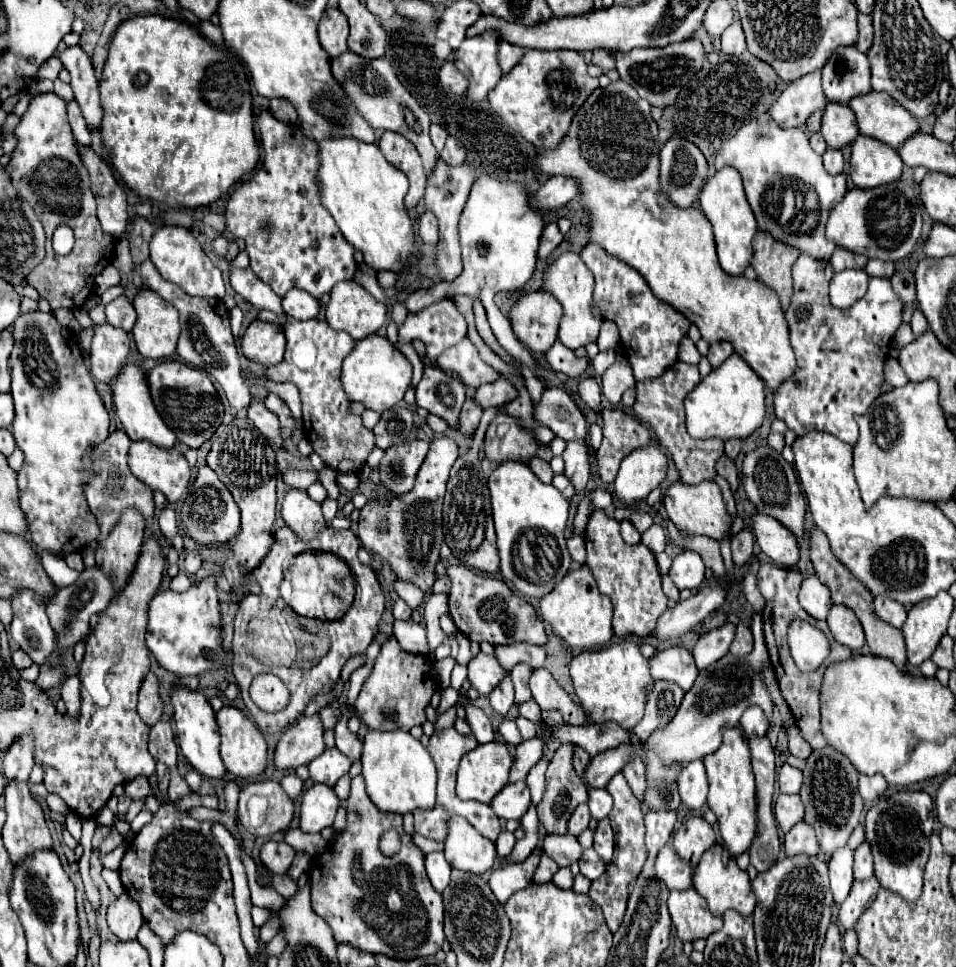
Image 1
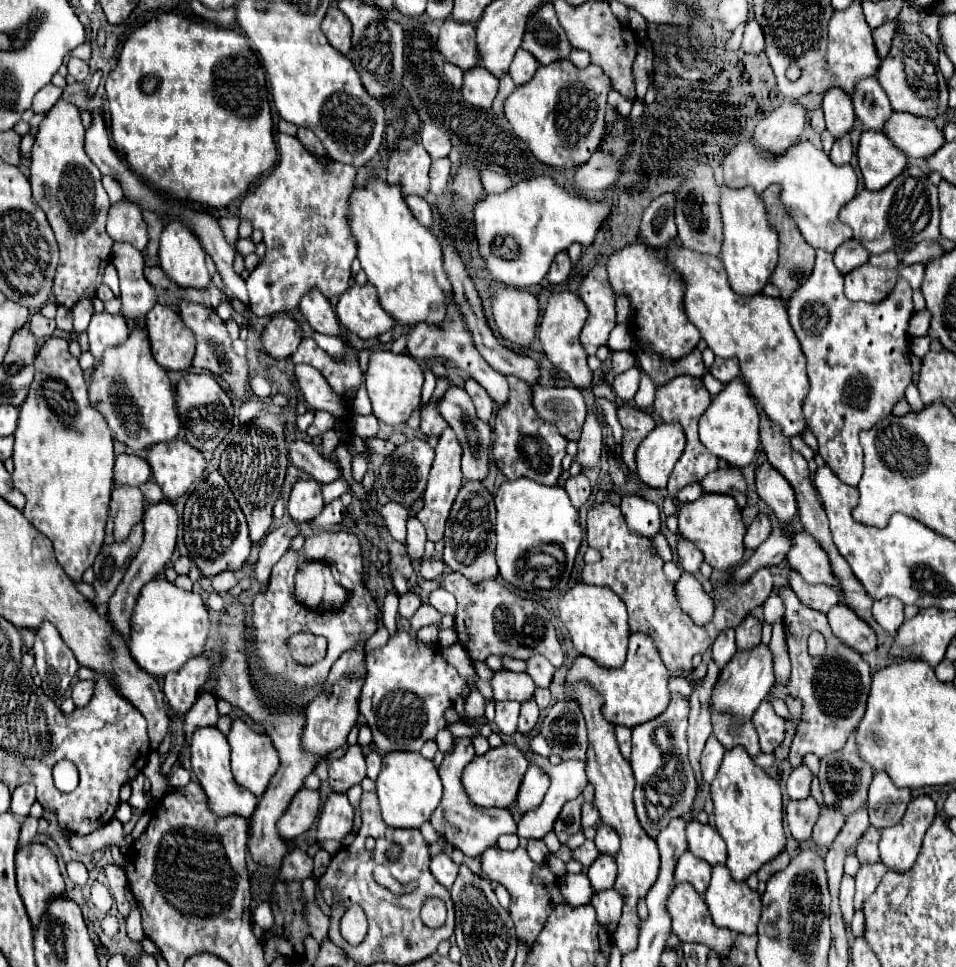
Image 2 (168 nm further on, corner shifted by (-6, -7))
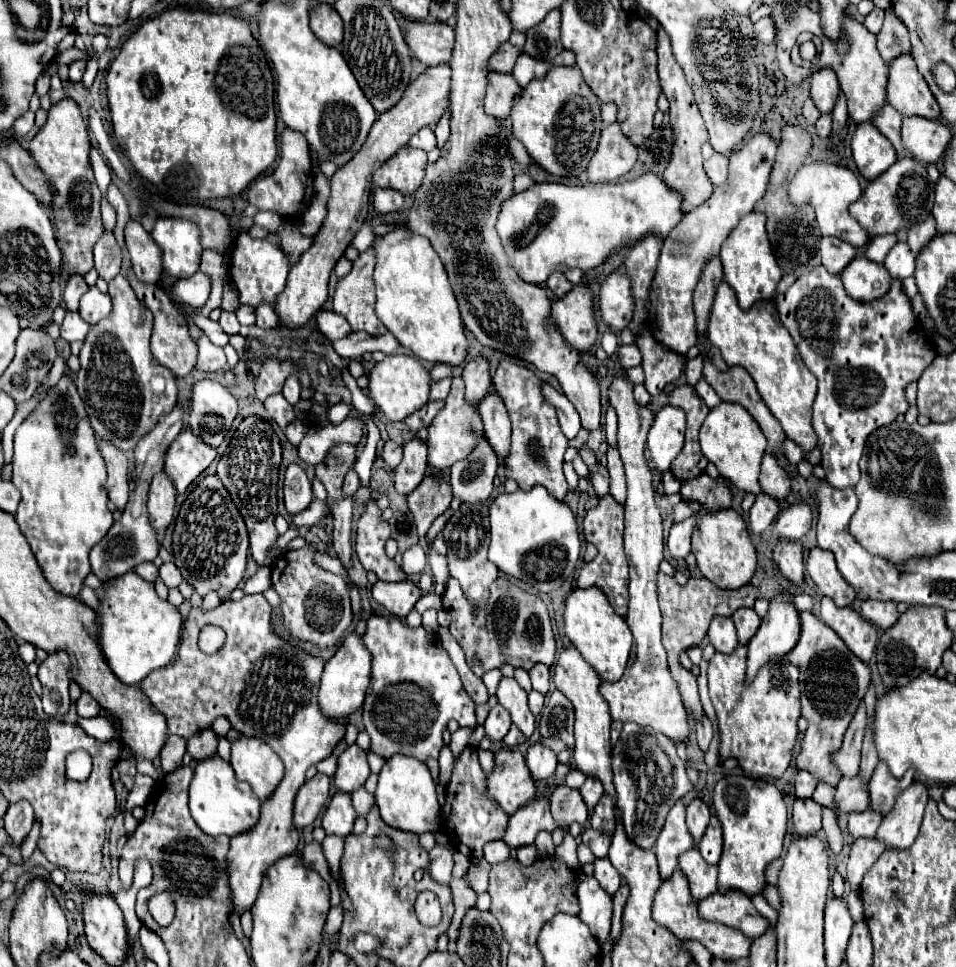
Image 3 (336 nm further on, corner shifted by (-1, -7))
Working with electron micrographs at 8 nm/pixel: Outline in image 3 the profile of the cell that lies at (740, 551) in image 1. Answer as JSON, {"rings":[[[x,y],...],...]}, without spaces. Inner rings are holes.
{"rings":[[[761,492],[749,514],[749,530],[757,536],[763,534],[775,522],[777,514],[779,514],[779,504]]]}

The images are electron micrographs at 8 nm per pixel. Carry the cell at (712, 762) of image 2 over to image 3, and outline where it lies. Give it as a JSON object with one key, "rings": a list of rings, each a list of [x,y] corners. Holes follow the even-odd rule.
{"rings":[[[703,718],[703,722],[699,722],[699,724],[697,724],[697,744],[699,744],[699,750],[703,752],[703,756],[705,756],[705,754],[707,754],[707,750],[709,750],[711,738],[713,738],[711,722],[709,722],[709,718]]]}

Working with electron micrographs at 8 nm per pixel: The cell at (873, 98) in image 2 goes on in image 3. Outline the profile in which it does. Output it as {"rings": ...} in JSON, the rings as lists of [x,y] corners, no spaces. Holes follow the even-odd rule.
{"rings":[[[883,104],[879,108],[879,112],[871,118],[871,124],[875,124],[875,128],[887,138],[891,140],[891,144],[895,146],[899,156],[909,156],[909,152],[901,146],[899,140],[899,128],[901,128],[901,114],[895,112],[895,108],[891,108],[889,104]]]}

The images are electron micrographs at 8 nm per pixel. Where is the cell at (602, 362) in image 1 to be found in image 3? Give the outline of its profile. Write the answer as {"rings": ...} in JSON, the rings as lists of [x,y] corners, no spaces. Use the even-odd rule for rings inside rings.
{"rings":[[[631,344],[631,346],[621,346],[621,348],[617,350],[617,362],[619,362],[619,366],[625,368],[625,370],[629,370],[629,368],[633,368],[633,366],[639,366],[639,360],[641,360],[641,356],[639,356],[639,348],[635,348],[635,344]]]}

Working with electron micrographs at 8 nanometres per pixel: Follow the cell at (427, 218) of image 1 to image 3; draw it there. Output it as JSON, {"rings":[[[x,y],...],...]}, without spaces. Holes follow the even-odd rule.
{"rings":[[[377,188],[373,198],[375,198],[375,210],[379,214],[399,212],[405,206],[405,196],[397,190],[391,190],[391,188]]]}

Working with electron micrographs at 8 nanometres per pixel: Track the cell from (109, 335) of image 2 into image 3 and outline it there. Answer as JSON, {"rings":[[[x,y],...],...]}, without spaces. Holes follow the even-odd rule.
{"rings":[[[95,286],[89,288],[89,292],[81,298],[81,306],[79,306],[79,314],[81,318],[89,324],[89,326],[95,326],[99,320],[111,316],[111,298],[109,294],[103,294],[99,292]]]}

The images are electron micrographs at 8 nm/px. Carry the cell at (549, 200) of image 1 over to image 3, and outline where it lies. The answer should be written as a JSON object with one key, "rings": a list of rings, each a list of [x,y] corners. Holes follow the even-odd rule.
{"rings":[[[613,122],[601,130],[599,146],[587,166],[589,182],[615,182],[627,174],[637,160],[637,146],[623,136],[619,122]]]}

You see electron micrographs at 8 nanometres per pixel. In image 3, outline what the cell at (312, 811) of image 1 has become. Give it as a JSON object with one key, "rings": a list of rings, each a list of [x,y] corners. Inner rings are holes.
{"rings":[[[337,792],[325,814],[323,814],[323,830],[325,834],[335,834],[335,836],[347,836],[353,828],[353,820],[355,820],[355,810],[351,806],[351,798],[347,792]]]}

